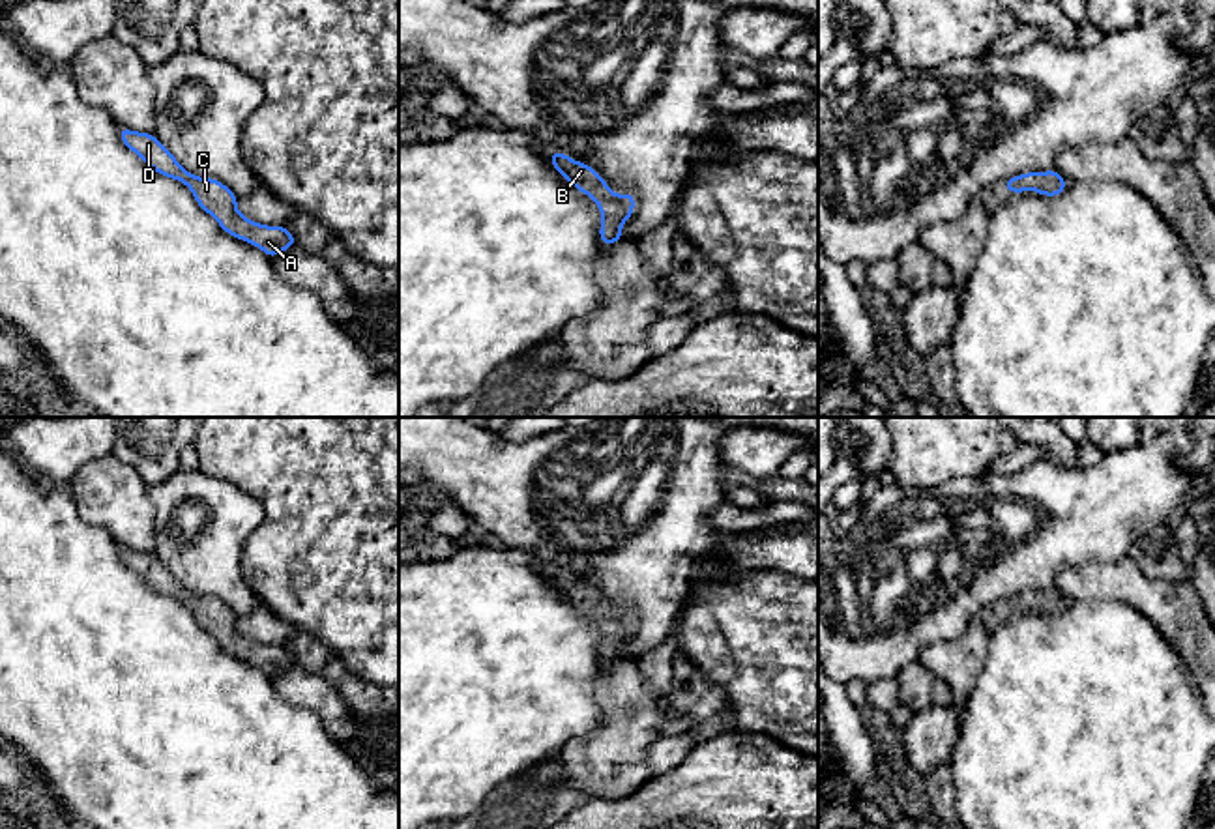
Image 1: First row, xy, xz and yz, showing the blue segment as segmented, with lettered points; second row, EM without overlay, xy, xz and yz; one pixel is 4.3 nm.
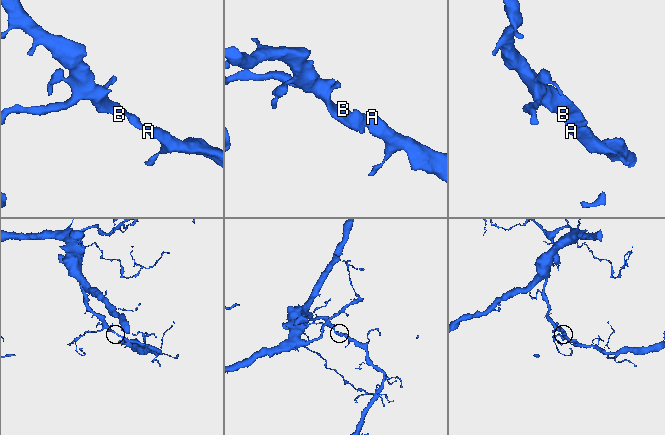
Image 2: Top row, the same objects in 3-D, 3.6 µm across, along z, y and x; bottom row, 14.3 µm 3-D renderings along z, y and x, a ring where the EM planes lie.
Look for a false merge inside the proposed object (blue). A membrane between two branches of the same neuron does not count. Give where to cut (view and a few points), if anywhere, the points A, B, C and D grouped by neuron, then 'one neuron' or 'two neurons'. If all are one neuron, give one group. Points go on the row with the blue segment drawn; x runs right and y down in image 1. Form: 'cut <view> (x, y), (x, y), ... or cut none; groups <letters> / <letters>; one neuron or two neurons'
cut none; groups A B C D; one neuron

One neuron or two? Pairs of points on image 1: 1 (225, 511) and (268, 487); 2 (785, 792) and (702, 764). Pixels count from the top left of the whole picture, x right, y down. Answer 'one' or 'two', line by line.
1: two
2: one

